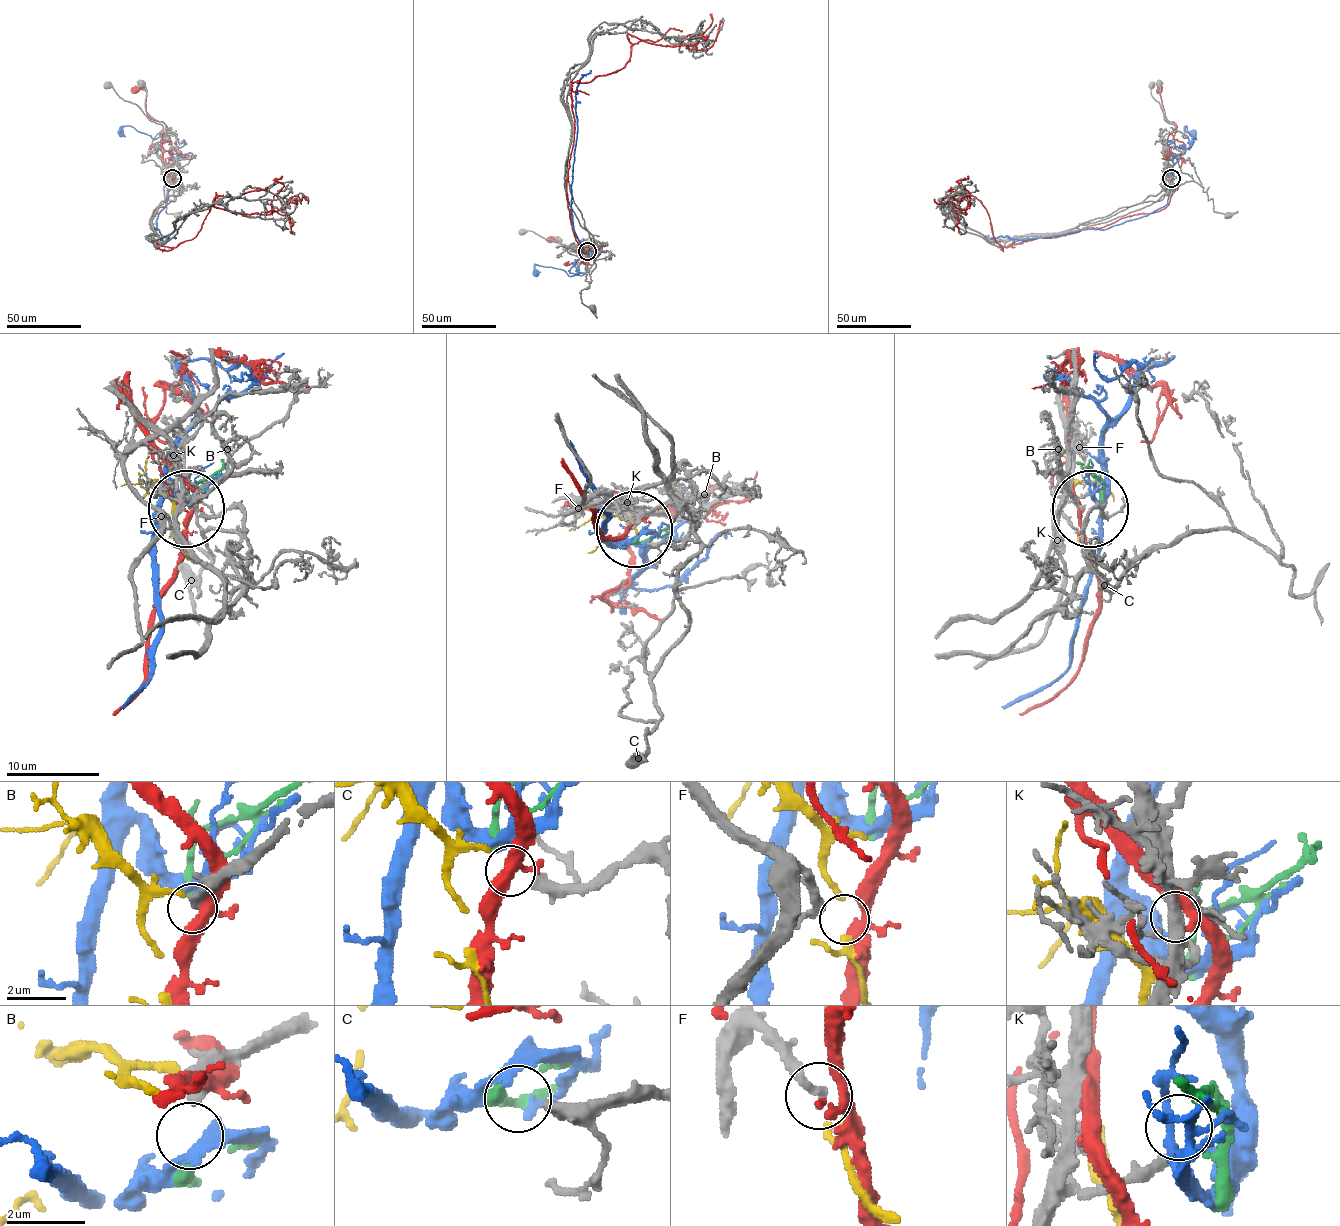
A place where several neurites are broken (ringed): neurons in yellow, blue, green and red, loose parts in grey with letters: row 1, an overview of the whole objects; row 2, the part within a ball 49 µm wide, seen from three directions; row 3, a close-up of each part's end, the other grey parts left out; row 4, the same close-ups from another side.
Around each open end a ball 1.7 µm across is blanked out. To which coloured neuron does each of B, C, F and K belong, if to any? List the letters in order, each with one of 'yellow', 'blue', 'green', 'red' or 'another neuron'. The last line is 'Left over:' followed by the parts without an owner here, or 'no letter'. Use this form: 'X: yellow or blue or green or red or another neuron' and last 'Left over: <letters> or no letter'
B: another neuron
C: green
F: another neuron
K: another neuron
Left over: B, F, K

